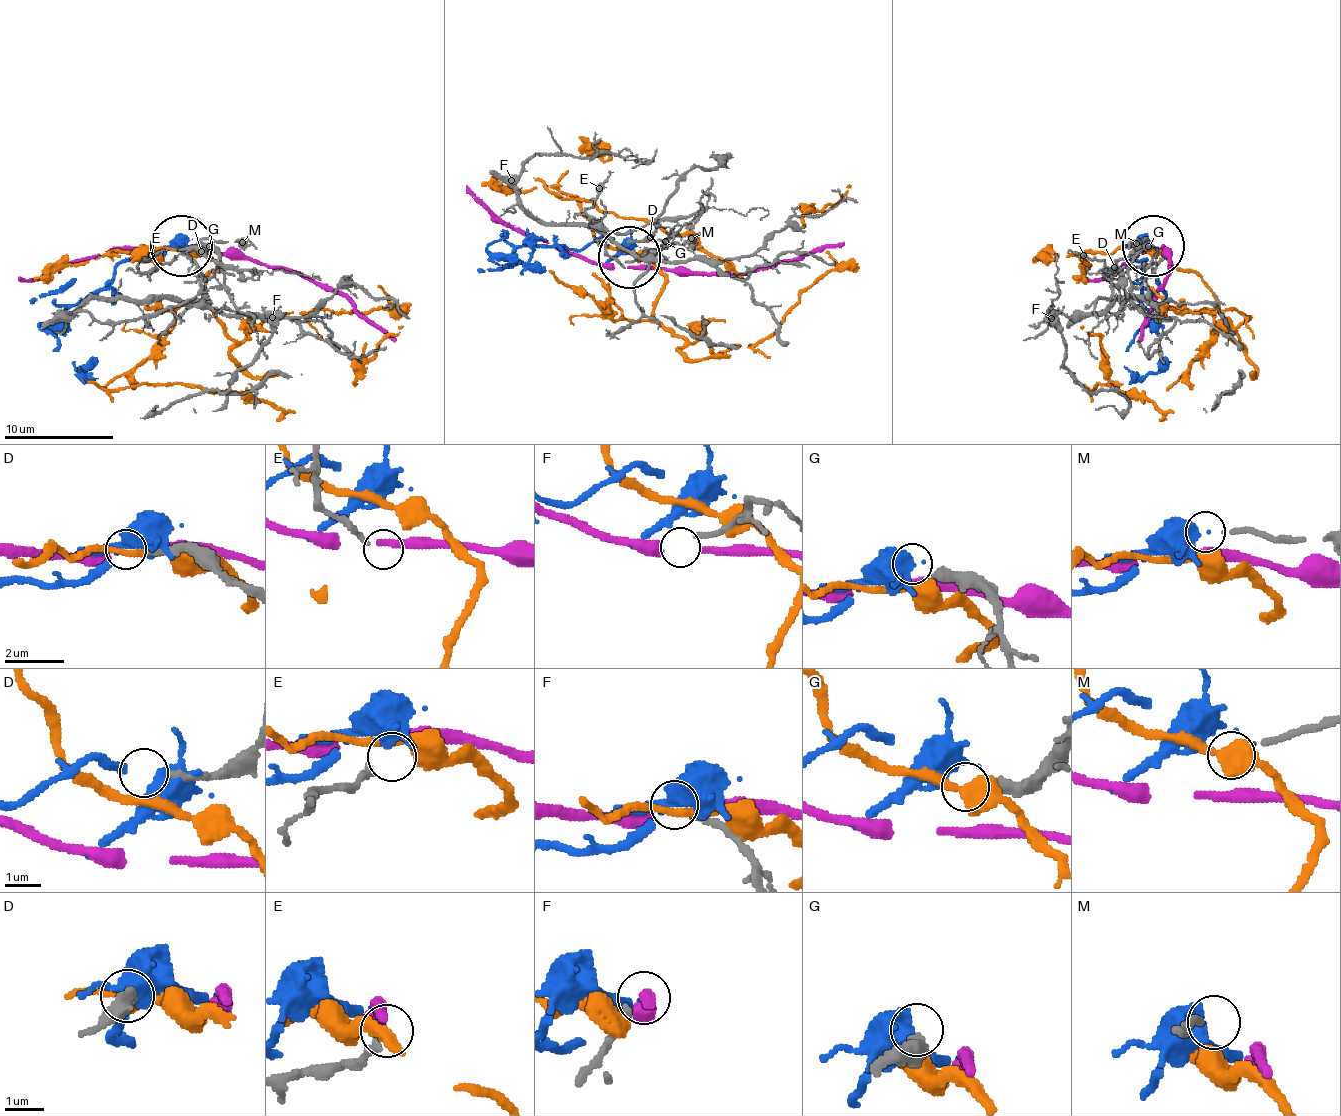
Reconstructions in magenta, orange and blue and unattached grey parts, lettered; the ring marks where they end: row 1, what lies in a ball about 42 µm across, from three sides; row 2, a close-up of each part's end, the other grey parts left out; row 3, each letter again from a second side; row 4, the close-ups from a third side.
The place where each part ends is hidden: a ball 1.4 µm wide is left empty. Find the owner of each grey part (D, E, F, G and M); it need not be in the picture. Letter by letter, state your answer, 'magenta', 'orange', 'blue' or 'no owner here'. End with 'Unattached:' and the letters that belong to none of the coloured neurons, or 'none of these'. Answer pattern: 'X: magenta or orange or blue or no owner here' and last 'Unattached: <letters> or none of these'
D: no owner here
E: no owner here
F: no owner here
G: no owner here
M: blue
Unattached: D, E, F, G

